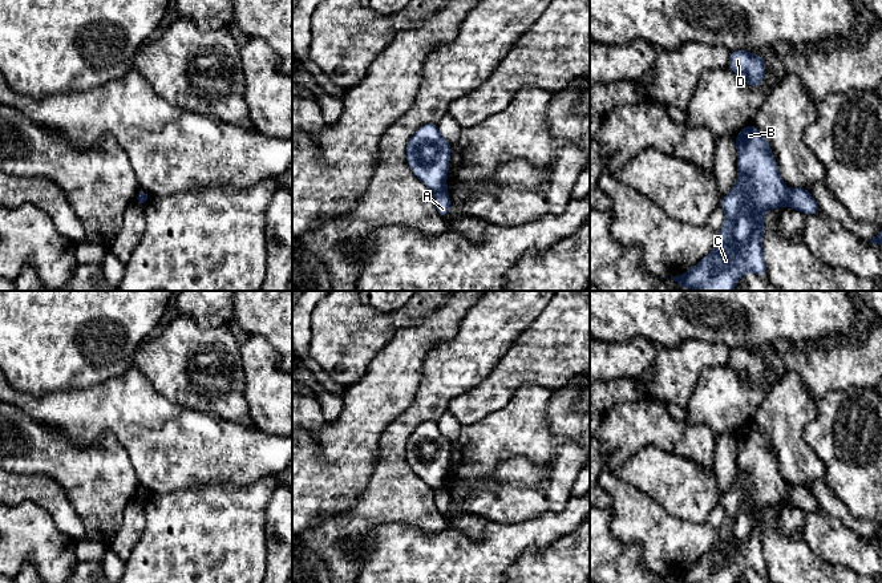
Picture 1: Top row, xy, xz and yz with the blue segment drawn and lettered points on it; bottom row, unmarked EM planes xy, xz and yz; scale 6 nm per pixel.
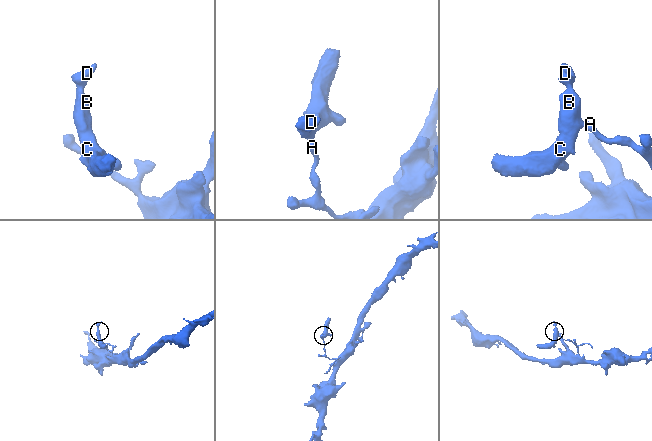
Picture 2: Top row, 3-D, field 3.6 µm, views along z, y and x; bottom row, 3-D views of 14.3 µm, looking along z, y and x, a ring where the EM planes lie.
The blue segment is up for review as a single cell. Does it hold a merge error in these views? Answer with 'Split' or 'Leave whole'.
Split

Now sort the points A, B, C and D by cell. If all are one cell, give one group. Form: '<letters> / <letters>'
A / B C D

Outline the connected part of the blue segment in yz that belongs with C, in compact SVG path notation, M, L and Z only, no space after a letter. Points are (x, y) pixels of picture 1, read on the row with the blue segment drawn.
M754 124L743 129L735 139L737 145L739 179L720 202L725 212L725 222L717 231L719 244L688 272L671 276L683 288L732 291L748 271L761 278L766 275L762 254L764 214L769 208L784 207L789 199L789 190L778 174L778 166L768 139L757 131Z

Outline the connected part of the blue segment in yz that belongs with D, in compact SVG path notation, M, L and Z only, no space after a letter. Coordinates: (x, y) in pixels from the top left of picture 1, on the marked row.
M732 50L728 68L744 78L749 88L756 88L764 81L764 57L747 50Z

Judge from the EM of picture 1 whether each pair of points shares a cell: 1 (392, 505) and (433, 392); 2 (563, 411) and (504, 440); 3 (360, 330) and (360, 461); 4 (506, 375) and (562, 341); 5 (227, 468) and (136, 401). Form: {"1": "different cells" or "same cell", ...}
{"1": "same cell", "2": "different cells", "3": "different cells", "4": "same cell", "5": "same cell"}

